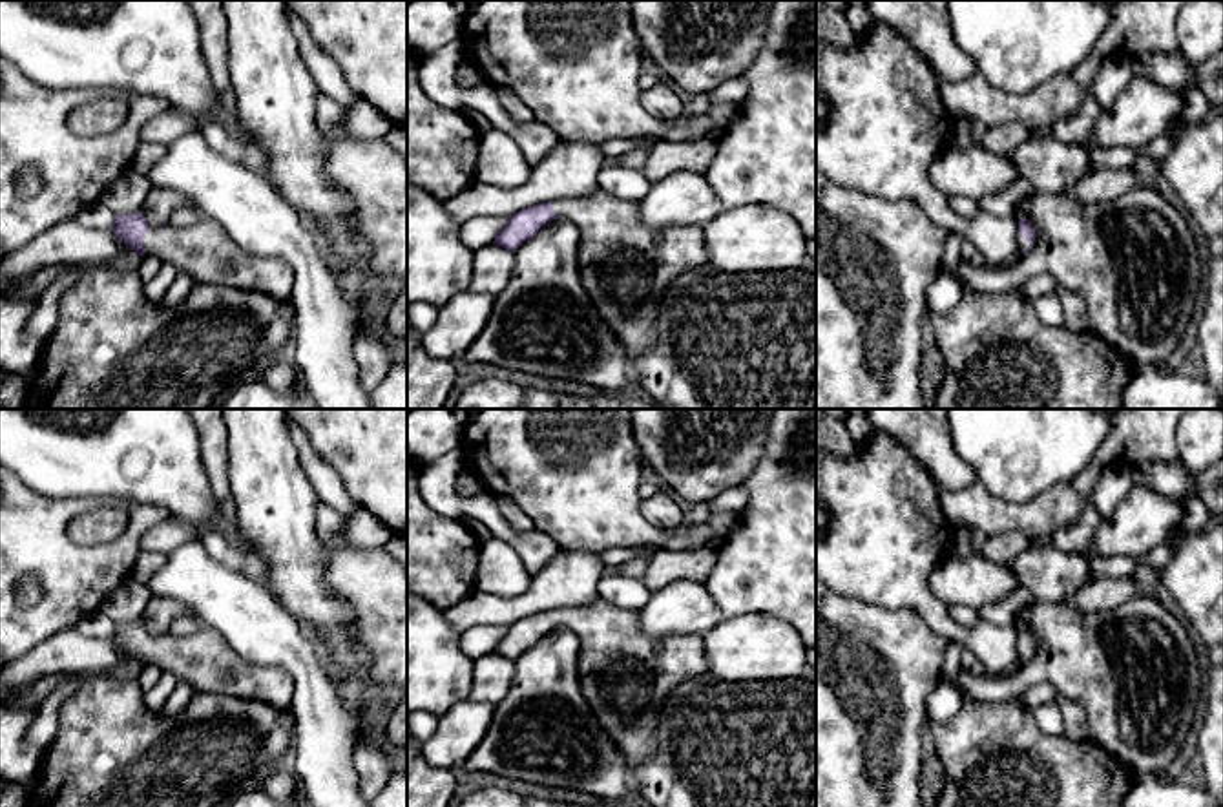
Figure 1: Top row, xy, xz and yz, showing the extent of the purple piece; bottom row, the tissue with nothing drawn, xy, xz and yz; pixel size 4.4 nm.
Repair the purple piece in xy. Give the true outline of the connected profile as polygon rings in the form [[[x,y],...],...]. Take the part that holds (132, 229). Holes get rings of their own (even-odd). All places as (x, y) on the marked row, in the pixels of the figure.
[[[141,212],[124,214],[115,215],[111,230],[141,256],[157,256],[195,281],[259,290],[283,301],[292,298],[296,276],[287,261],[245,252],[206,215],[190,226],[150,226]]]

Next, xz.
[[[601,188],[586,197],[540,203],[507,217],[493,245],[515,252],[557,217],[573,221],[580,232],[577,263],[580,281],[591,303],[624,345],[628,356],[641,358],[655,340],[659,303],[670,283],[686,270],[708,263],[701,225],[648,228],[641,219],[639,201],[613,197]]]

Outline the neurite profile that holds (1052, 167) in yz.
[[[1051,135],[1040,141],[1028,139],[1009,159],[1037,192],[1061,194],[1071,190],[1088,172],[1090,152],[1084,146],[1064,144]]]

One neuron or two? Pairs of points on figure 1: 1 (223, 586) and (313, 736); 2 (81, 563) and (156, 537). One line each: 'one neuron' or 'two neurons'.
1: one neuron
2: two neurons

